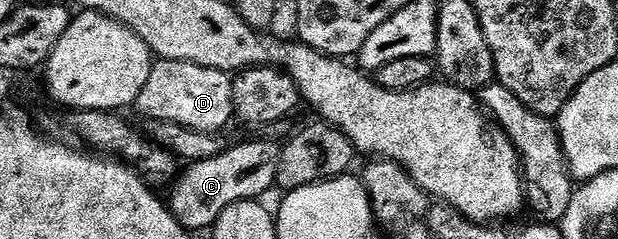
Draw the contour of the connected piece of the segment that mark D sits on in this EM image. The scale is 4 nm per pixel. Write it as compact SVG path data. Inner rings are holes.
M156 60L149 71L149 83L137 95L133 109L147 121L171 125L175 129L192 129L198 133L219 133L235 113L235 100L228 74L194 65L188 61Z

